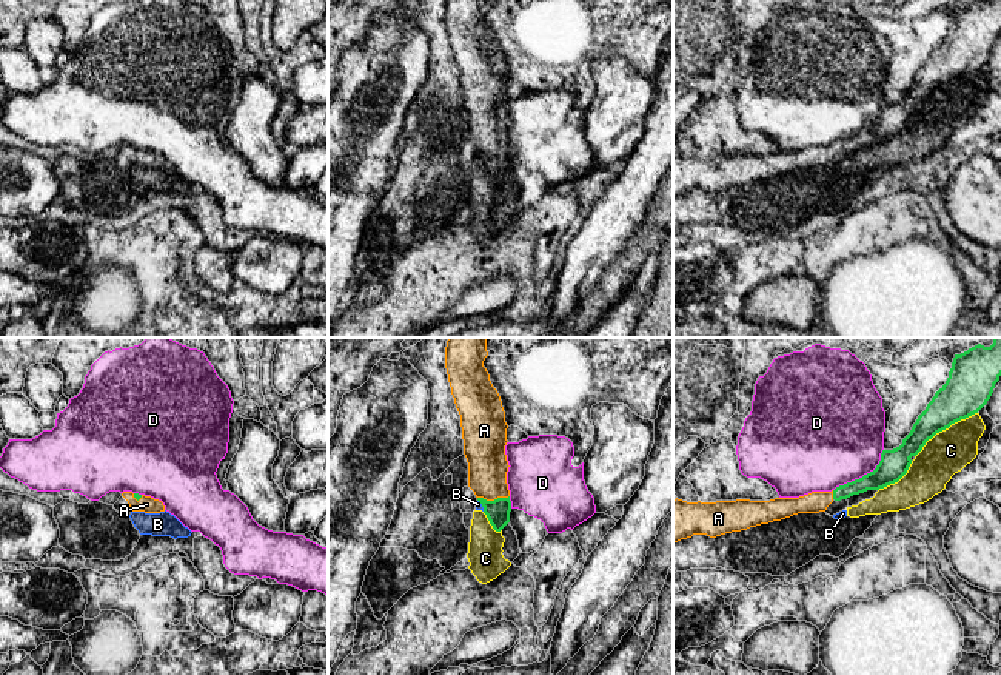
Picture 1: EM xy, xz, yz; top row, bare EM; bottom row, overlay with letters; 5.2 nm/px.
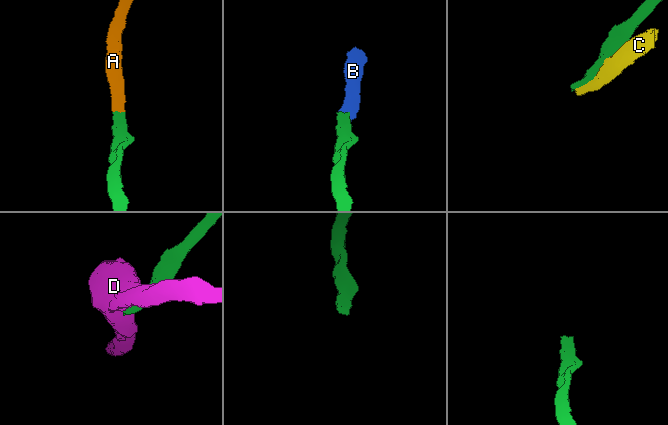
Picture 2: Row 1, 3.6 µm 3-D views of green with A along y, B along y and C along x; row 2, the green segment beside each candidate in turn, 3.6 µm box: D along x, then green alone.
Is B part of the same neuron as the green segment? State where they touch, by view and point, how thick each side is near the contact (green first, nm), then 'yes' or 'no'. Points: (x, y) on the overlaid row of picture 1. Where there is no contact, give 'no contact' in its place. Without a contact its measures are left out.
contact xz (482, 506); calibres 130 and 30 nm; no

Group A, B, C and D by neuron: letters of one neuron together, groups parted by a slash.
A / B C / D

